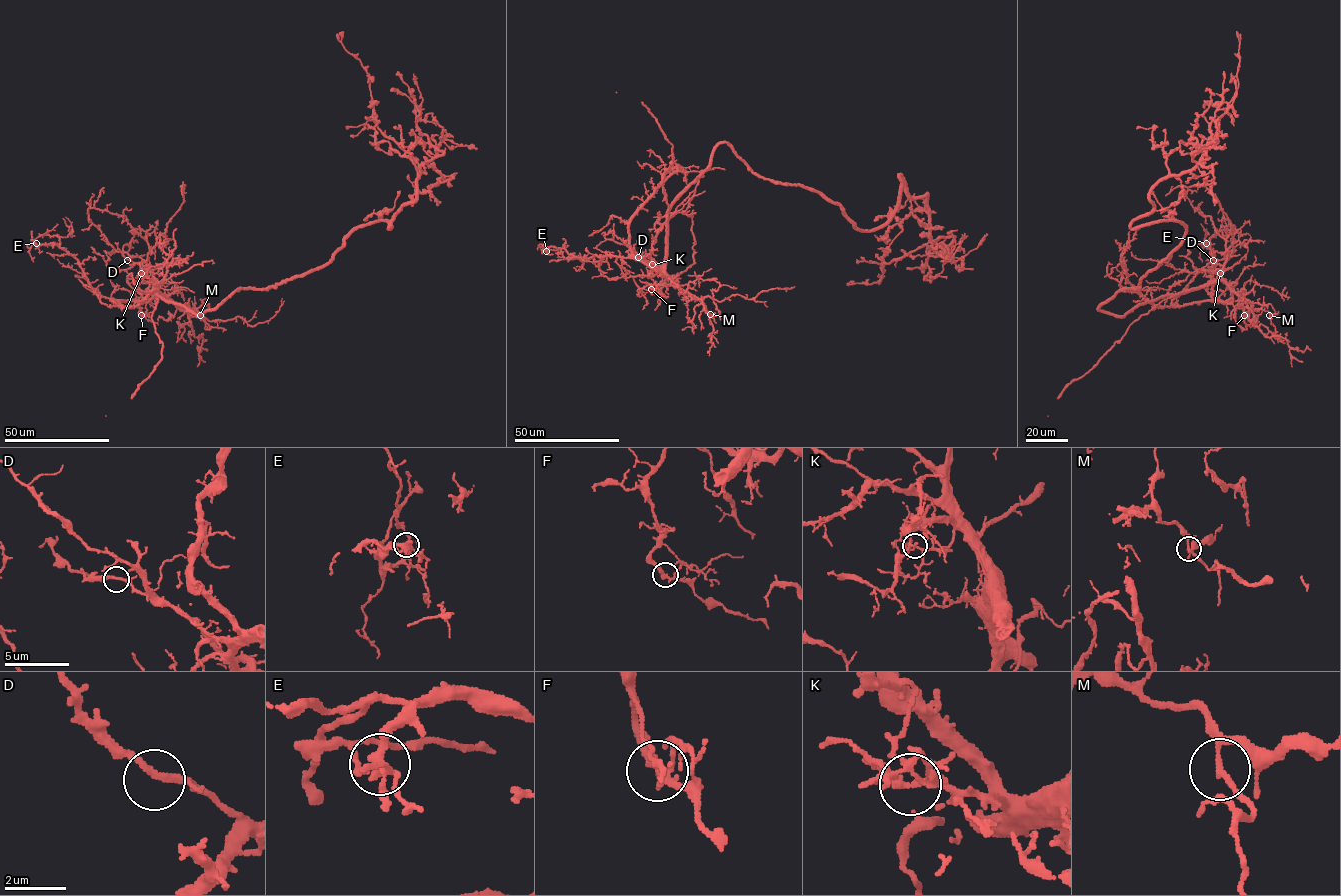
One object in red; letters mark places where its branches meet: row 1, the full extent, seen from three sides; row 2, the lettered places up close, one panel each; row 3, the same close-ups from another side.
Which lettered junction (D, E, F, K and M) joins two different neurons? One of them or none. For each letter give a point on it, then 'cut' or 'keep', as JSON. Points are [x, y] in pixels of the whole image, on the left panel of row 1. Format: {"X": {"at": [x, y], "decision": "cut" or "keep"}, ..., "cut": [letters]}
{"D": {"at": [127, 260], "decision": "keep"}, "E": {"at": [36, 243], "decision": "keep"}, "F": {"at": [141, 315], "decision": "keep"}, "K": {"at": [141, 273], "decision": "keep"}, "M": {"at": [200, 315], "decision": "keep"}, "cut": []}

